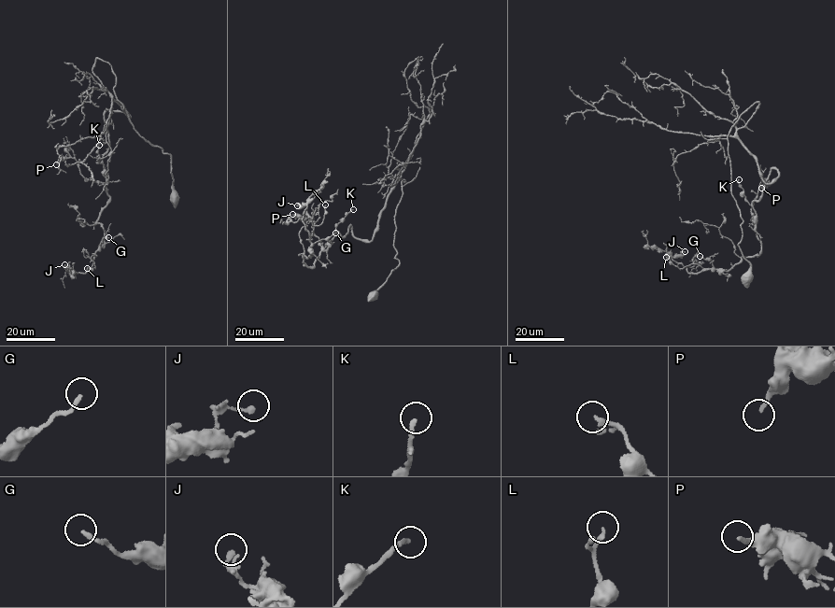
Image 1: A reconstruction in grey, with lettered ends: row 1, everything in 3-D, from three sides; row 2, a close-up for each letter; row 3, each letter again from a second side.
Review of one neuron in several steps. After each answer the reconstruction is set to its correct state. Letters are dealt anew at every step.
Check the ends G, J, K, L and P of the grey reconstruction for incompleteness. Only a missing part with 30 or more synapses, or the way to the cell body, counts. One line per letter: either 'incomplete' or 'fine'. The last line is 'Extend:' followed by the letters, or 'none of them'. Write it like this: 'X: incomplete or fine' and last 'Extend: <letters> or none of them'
G: fine
J: fine
K: fine
L: fine
P: fine
Extend: none of them

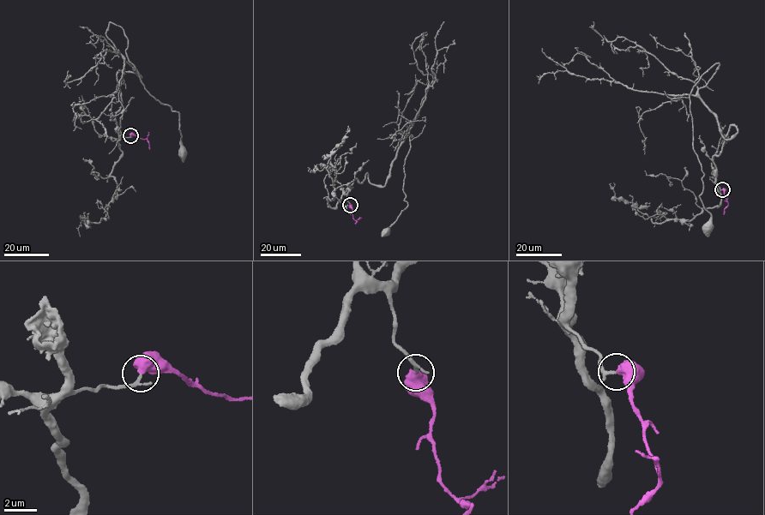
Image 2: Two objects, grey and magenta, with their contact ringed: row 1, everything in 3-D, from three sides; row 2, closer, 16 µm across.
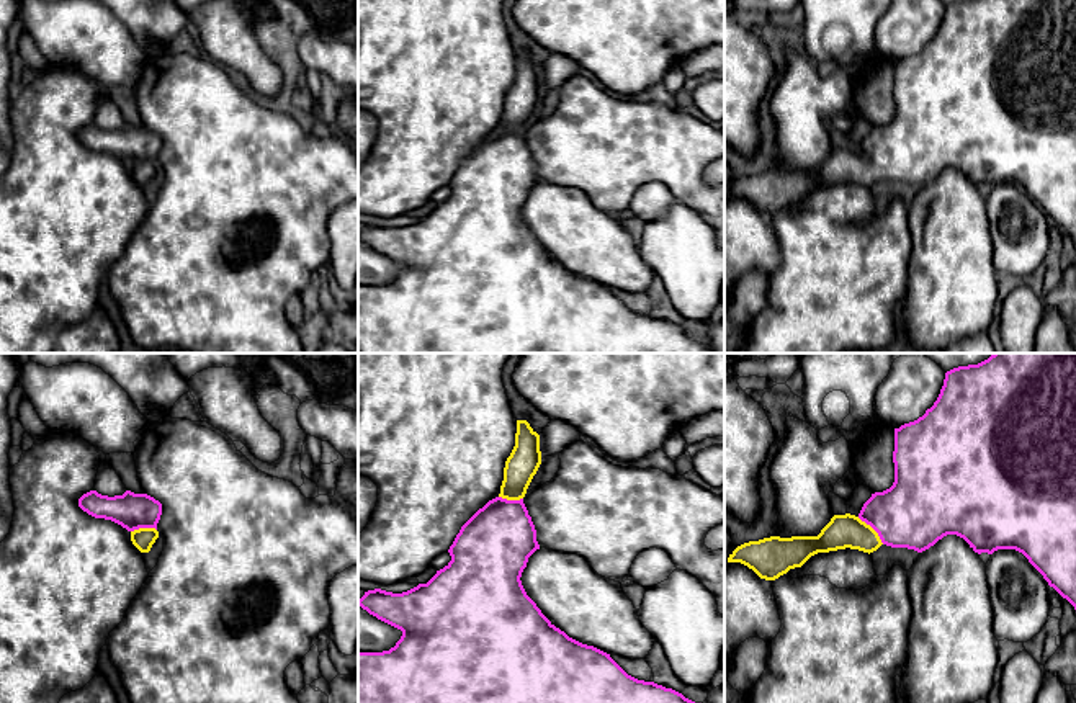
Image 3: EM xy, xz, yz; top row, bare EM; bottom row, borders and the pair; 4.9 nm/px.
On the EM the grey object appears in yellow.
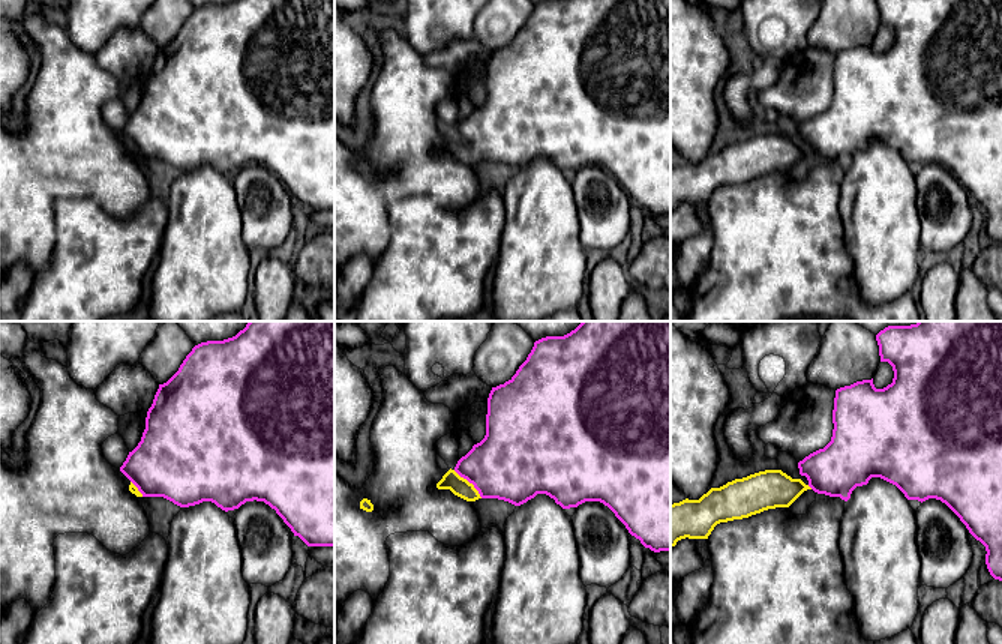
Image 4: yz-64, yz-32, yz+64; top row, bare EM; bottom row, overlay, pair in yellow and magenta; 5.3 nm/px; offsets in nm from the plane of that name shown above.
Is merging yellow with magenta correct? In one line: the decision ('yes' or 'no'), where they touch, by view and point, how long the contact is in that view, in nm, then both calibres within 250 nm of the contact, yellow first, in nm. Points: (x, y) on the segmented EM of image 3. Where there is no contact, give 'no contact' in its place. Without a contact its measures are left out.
yes | yz (872, 528) | 190 nm | 160/360 nm

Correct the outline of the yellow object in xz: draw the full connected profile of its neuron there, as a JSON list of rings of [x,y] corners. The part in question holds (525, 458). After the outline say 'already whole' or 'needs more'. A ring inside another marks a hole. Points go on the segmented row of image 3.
[[[517,420],[500,494],[461,526],[448,549],[451,561],[427,584],[402,593],[374,589],[358,600],[402,631],[389,651],[358,652],[358,703],[695,703],[628,675],[610,654],[569,638],[527,595],[520,577],[540,544],[523,497],[540,464],[540,435]]]; needs more

